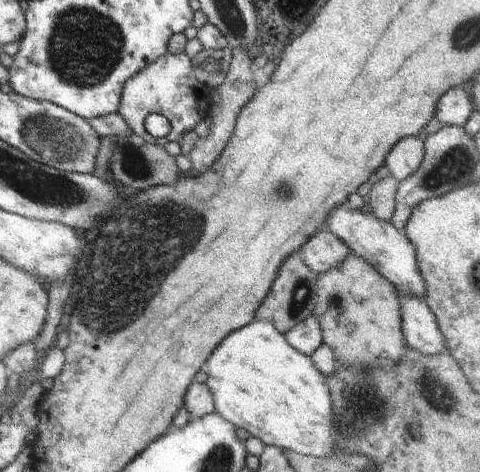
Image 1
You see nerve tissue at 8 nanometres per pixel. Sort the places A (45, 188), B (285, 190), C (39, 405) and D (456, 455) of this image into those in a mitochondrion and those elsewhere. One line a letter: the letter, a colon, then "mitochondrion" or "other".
A: mitochondrion
B: mitochondrion
C: other
D: other

